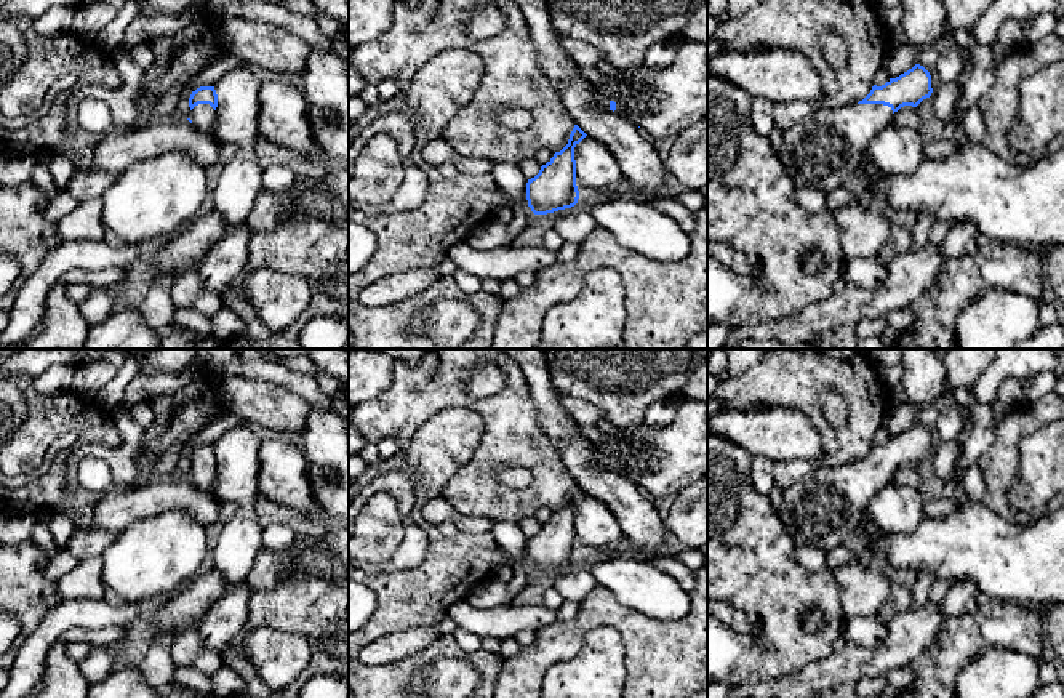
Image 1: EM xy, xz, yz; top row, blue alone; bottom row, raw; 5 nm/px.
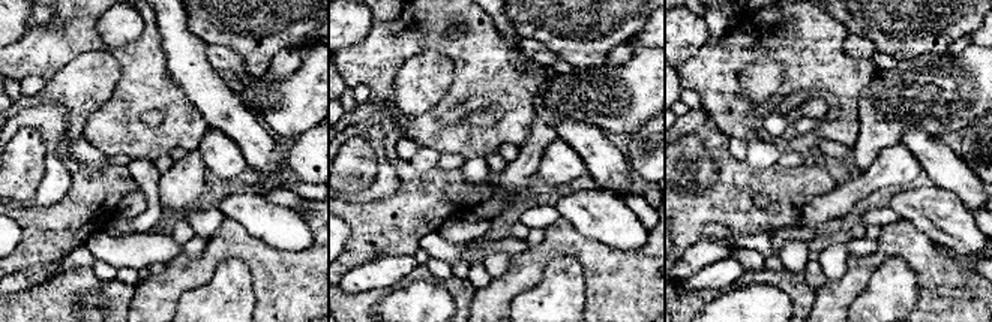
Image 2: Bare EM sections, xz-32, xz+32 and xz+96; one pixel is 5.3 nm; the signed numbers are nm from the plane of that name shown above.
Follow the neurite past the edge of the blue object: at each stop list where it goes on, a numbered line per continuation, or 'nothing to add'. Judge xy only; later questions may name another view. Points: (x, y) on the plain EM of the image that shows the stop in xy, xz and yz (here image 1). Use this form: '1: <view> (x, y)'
1: xy (202, 474)

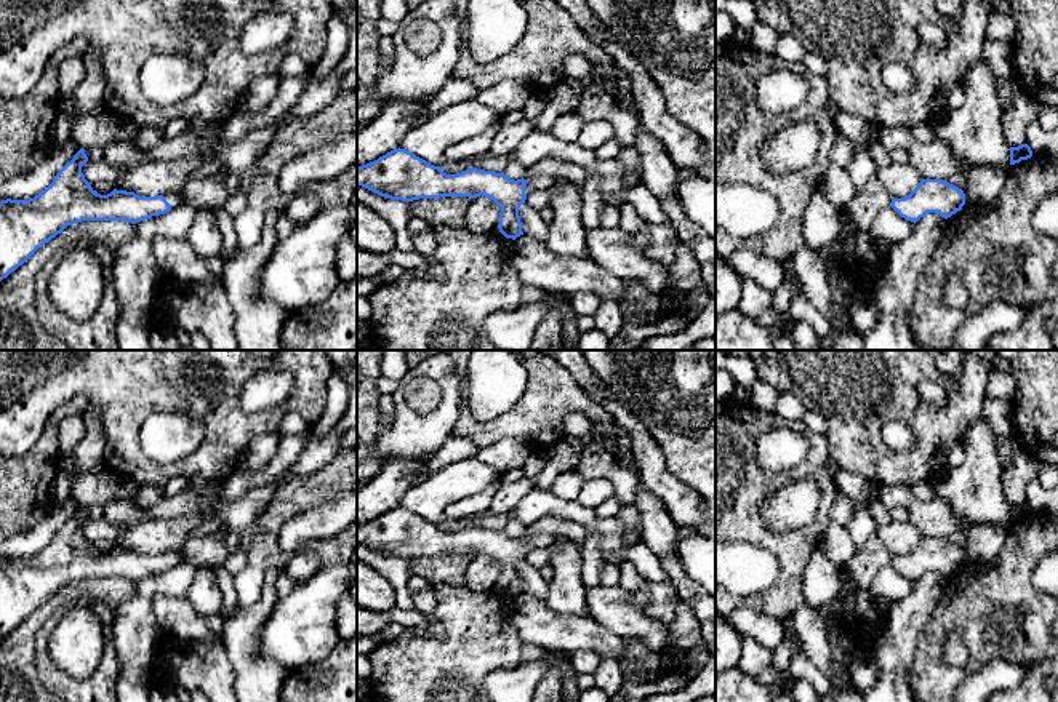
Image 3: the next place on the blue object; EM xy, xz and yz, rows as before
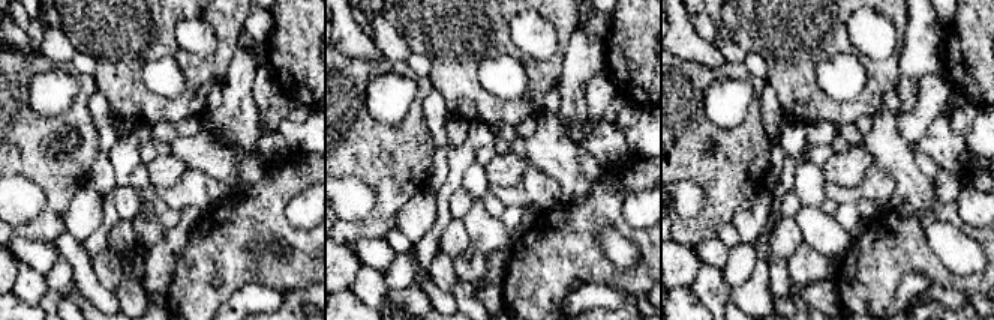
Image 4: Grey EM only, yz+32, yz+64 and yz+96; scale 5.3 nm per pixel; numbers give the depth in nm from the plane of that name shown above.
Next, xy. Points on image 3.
1: xy (175, 558)

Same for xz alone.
1: xz (570, 530)

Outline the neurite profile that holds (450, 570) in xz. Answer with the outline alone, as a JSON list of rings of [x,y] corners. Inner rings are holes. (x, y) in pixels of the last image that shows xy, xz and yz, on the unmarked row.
[[[471,555],[419,556],[410,560],[410,569],[413,574],[424,577],[431,585],[463,587],[471,560]]]

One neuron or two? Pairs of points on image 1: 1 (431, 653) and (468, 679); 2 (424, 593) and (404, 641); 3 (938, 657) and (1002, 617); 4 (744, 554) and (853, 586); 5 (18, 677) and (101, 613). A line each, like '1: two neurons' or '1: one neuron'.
1: two neurons
2: two neurons
3: one neuron
4: two neurons
5: one neuron

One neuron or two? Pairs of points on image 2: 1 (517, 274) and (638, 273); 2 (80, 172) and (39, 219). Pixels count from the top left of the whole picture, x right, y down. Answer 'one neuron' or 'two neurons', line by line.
1: one neuron
2: one neuron

